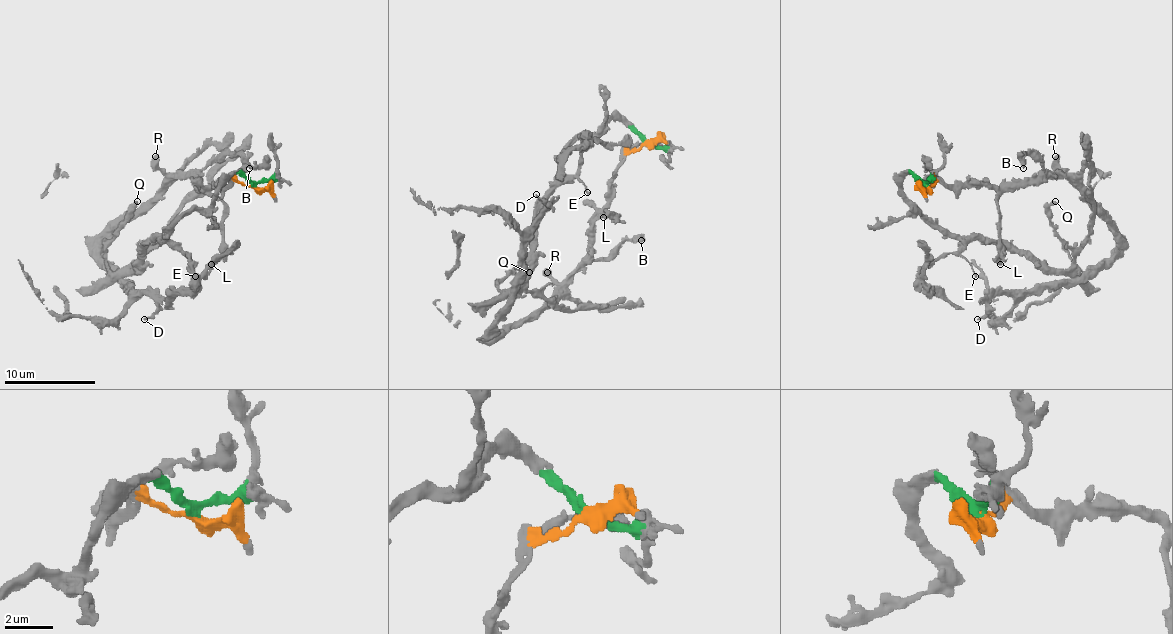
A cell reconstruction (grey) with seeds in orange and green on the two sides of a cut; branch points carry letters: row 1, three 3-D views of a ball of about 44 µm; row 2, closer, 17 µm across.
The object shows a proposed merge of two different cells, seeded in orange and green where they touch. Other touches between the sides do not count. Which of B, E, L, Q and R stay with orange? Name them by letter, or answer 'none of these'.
B, L, R

